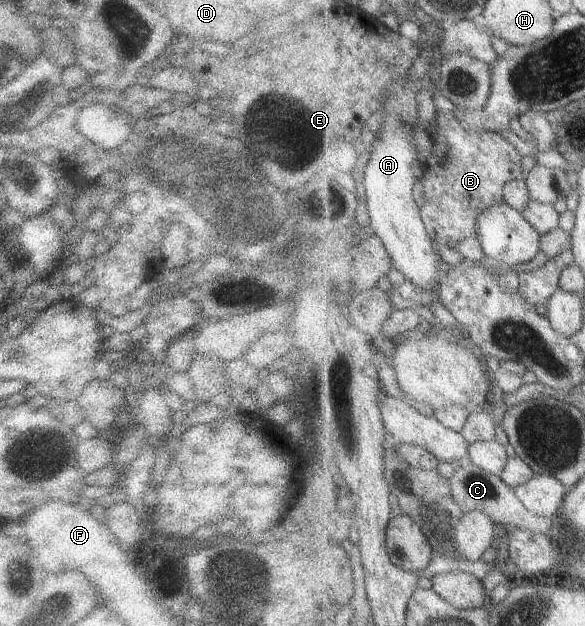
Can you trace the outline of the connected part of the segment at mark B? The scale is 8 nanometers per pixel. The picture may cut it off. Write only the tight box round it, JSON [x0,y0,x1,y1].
[422,111,523,251]

